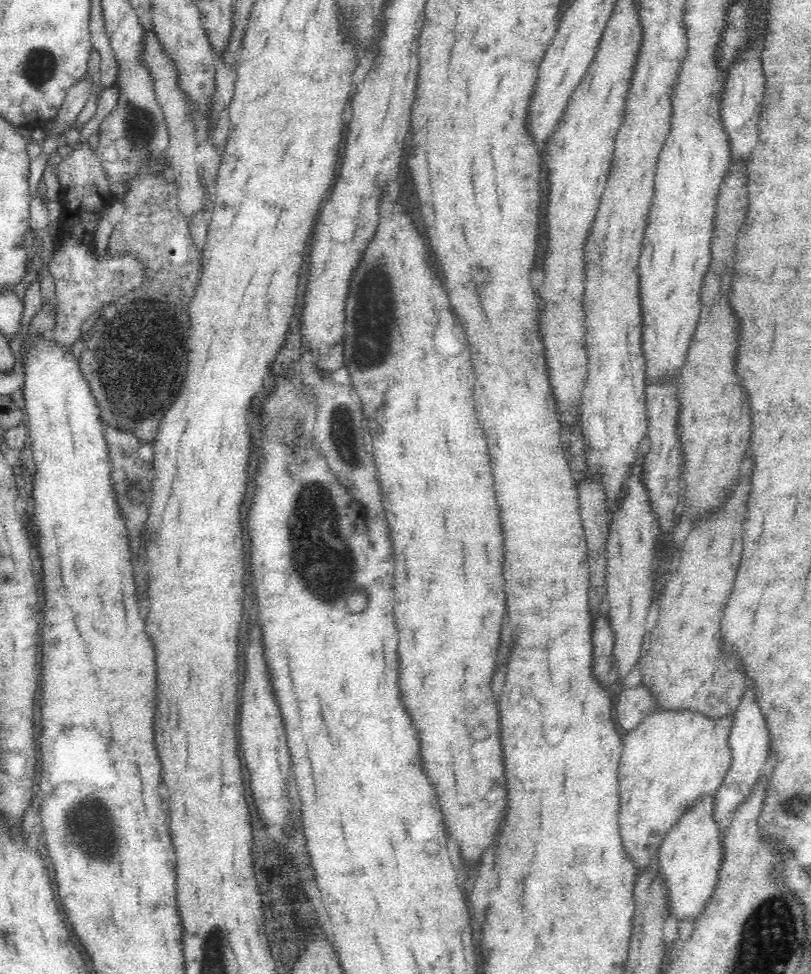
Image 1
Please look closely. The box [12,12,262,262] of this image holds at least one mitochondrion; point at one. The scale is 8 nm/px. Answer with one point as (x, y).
(40, 65)

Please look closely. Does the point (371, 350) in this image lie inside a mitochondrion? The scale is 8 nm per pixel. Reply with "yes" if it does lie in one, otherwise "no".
yes

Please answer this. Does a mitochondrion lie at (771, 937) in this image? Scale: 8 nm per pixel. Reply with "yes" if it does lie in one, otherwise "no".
yes

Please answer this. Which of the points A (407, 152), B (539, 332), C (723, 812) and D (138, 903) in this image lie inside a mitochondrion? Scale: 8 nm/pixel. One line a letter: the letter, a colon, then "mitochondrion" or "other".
A: other
B: other
C: other
D: other

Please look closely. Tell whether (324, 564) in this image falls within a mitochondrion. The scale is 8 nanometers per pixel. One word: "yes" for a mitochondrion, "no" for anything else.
yes

